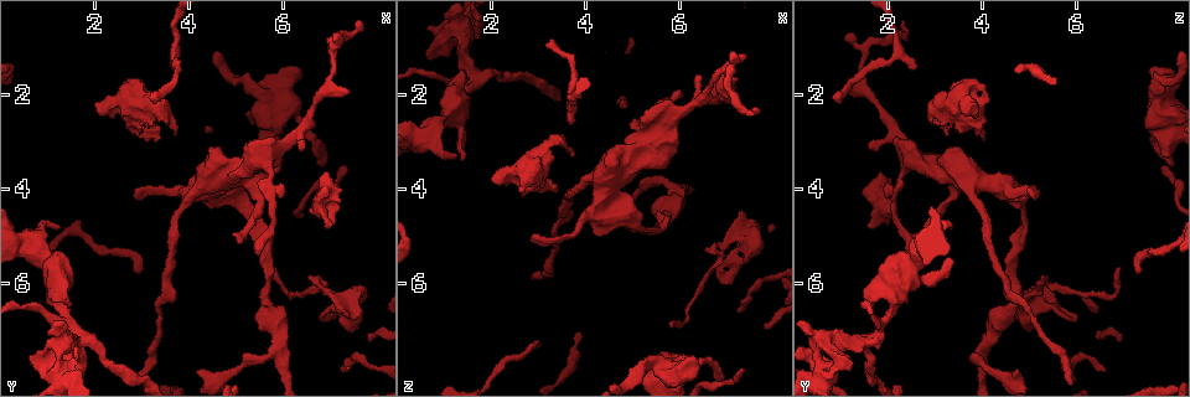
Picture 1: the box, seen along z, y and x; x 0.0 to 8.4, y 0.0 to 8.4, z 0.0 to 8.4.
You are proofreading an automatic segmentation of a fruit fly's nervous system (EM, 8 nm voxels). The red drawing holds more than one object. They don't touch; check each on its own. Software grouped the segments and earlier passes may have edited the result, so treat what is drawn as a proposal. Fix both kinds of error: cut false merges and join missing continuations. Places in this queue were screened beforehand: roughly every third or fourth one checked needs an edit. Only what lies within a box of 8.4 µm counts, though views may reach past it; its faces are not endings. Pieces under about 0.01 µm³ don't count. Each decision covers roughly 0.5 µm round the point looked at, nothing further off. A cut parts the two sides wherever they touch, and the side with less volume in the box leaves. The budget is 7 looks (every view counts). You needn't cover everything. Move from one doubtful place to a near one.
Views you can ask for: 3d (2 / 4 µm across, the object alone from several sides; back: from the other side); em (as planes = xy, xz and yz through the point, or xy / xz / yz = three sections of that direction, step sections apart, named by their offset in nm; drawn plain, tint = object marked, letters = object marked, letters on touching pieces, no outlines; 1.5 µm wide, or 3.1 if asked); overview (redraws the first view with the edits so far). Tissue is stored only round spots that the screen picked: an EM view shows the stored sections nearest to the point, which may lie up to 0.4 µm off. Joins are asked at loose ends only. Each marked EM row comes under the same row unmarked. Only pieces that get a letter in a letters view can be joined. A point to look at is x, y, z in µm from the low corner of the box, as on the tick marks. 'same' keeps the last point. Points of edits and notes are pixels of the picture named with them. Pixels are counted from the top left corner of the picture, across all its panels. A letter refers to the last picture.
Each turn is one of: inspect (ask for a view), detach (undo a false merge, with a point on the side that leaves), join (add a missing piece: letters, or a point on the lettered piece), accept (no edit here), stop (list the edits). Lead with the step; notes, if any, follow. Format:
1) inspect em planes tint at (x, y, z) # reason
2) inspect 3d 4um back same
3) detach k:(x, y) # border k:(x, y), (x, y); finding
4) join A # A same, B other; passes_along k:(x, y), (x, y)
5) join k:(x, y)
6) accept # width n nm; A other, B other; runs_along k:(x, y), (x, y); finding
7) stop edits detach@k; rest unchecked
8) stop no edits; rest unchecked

inspect 3d 2um at (7.05, 4.70, 1.75) # long arm stops here

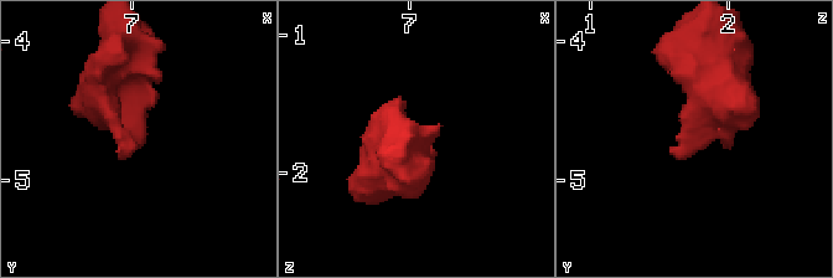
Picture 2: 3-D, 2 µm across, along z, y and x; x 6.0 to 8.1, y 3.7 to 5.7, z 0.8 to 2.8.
inspect em xy step 8 letters at (7.02, 4.72, 1.82)

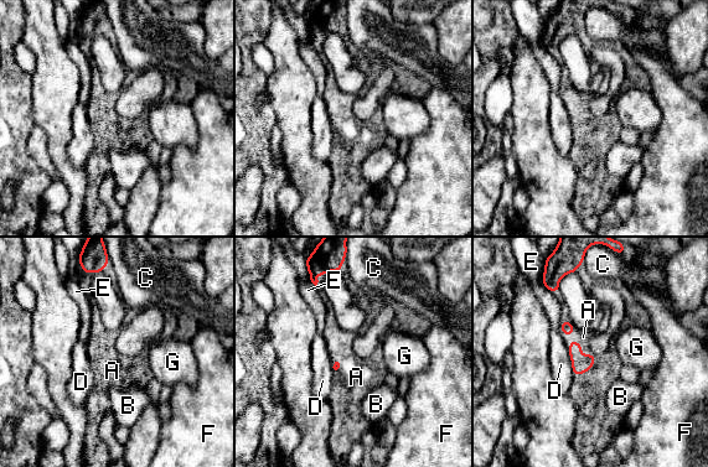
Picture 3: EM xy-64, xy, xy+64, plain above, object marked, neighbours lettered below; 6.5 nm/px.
inspect em planes letters same

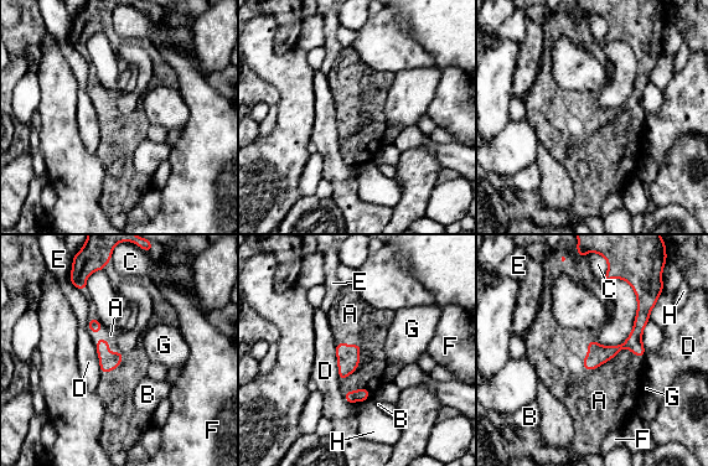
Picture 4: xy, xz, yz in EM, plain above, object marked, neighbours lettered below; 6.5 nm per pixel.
join A # longest_contact A 420 nm; A same, B other, C other, D other, E other, F other, G other, H other; passes_along 4:(598, 355), (613, 357), (606, 394); the neuron continues

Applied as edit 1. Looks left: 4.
inspect em planes letters at (2.95, 5.80, 7.30) # free end

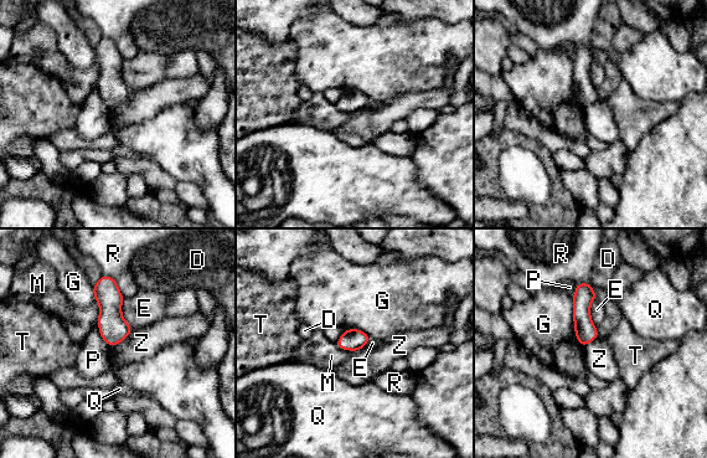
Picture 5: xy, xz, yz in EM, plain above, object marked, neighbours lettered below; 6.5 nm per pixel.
accept # D other, E other, G other, M other, P other, Q other, R other, T other, Z other; border 5:(133, 329), (123, 340), (111, 346); none of them fits

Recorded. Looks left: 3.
inspect em yz step 8 letters at (5.80, 5.75, 6.95) # branch stops here

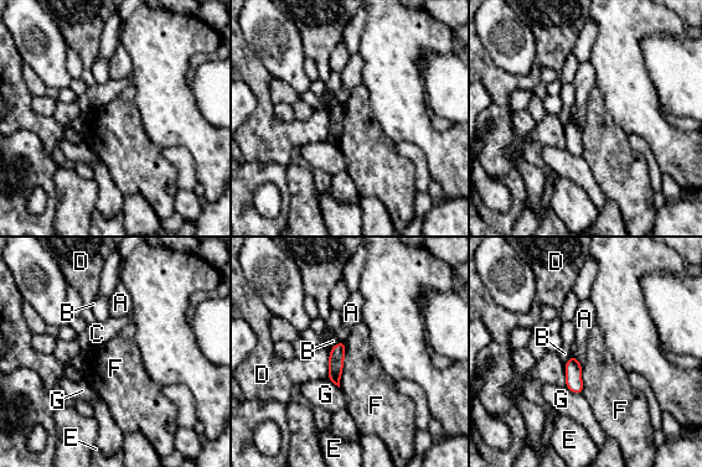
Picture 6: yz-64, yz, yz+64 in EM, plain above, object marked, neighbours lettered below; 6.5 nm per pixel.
inspect em planes letters same # cut it another way

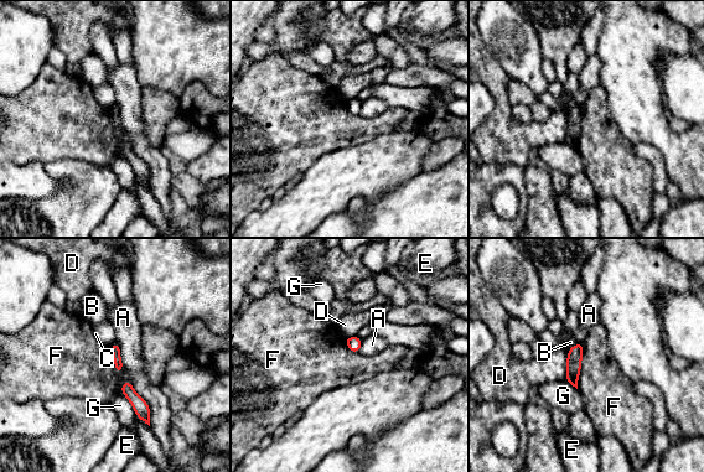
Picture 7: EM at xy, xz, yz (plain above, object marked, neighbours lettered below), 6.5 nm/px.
accept # longest_contact A 300 nm; A other, B other, C other, D other, E other, F other, G other; border 7:(584, 343), (576, 388); none of them fits

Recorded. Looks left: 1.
stop edits join@4; rest unchecked

